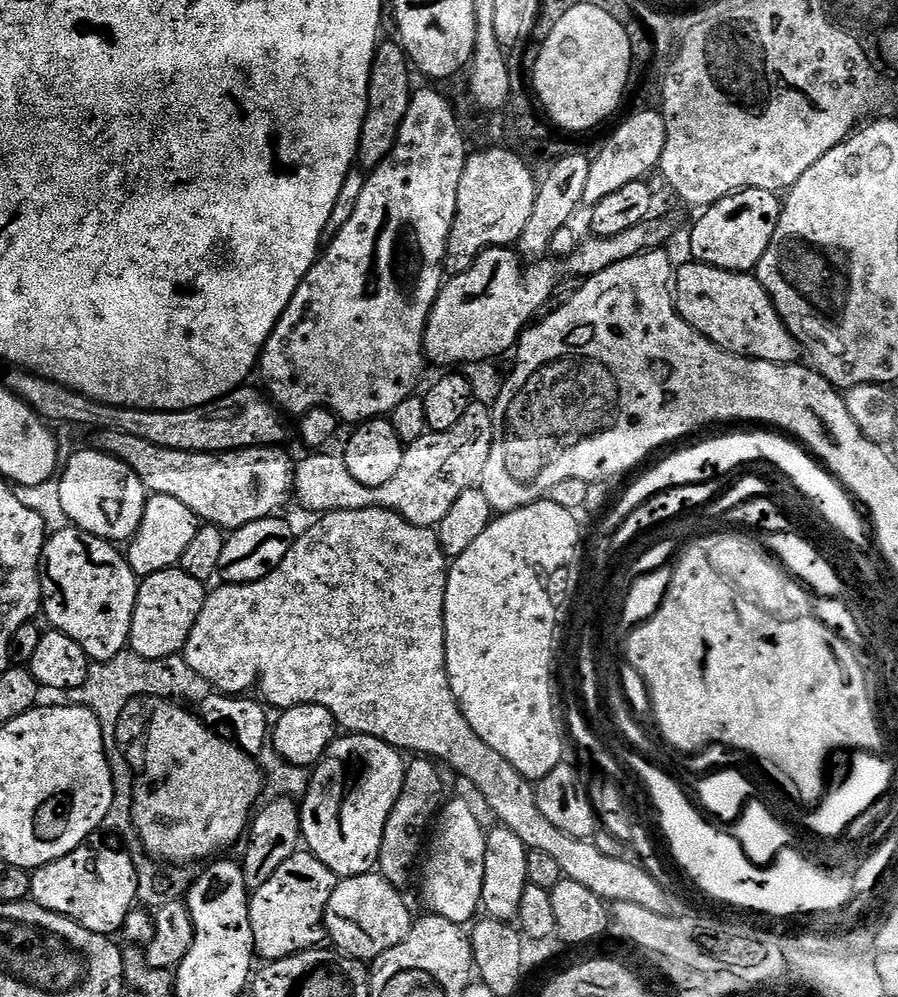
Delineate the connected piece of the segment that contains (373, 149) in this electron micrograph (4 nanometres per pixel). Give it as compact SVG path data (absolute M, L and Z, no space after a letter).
M385 39L376 49L376 57L372 63L372 77L368 91L368 113L360 135L359 163L365 169L375 170L394 150L396 140L400 137L400 127L408 113L412 101L414 85L408 53L395 39Z

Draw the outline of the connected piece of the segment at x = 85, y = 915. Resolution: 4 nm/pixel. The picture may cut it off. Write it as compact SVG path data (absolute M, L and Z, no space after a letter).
M93 834L84 843L66 854L60 860L50 862L46 866L35 869L32 872L32 894L31 903L42 906L54 914L62 914L74 922L78 922L86 930L94 934L102 934L111 937L128 920L132 912L132 904L137 903L136 886L138 873L133 853L123 852L116 843L117 837L112 834Z

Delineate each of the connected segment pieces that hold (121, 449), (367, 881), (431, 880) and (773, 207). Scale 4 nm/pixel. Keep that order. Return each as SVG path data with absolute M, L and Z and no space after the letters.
M117 432L103 433L103 451L108 455L126 462L142 478L149 493L158 496L178 498L182 506L186 506L195 514L197 521L204 524L215 524L217 528L235 530L250 522L258 522L267 516L275 516L291 501L294 496L296 473L294 460L291 460L280 446L263 448L239 448L233 452L183 452L182 450L166 450L162 446L154 446L154 442L142 442L142 438L133 438L131 434Z
M367 872L361 876L346 876L337 883L328 903L326 932L331 943L345 956L361 962L379 961L391 948L398 946L412 933L414 915L408 909L399 887L377 874Z
M451 800L438 813L434 824L436 837L422 864L422 898L433 915L464 926L477 912L479 915L483 903L481 894L485 884L488 832L466 801Z
M747 188L736 192L733 196L722 198L716 204L703 209L699 213L700 221L692 228L692 256L691 259L698 264L708 264L711 268L720 268L723 272L755 273L758 262L770 246L780 222L780 209L782 200L777 193L770 190Z

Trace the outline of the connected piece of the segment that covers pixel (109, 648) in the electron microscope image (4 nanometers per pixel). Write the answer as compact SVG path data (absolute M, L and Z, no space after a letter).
M69 526L49 535L42 561L42 612L53 629L78 642L89 661L112 660L129 647L138 577L115 543Z

